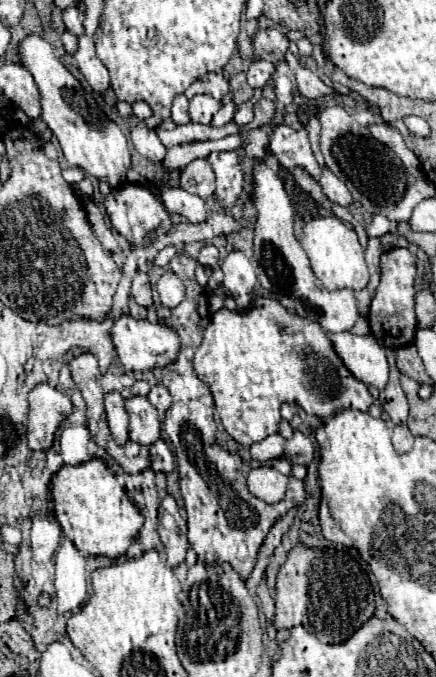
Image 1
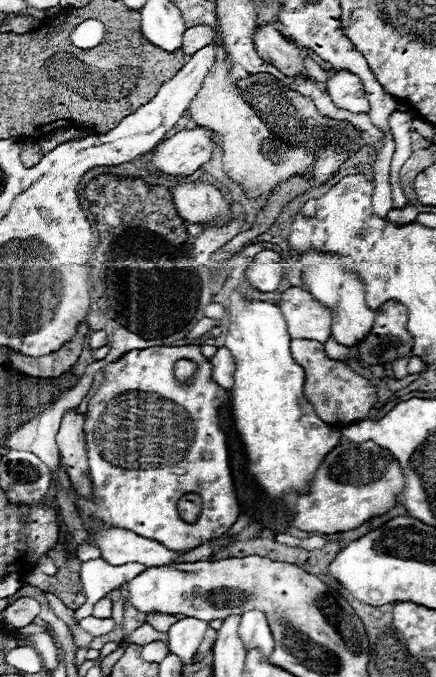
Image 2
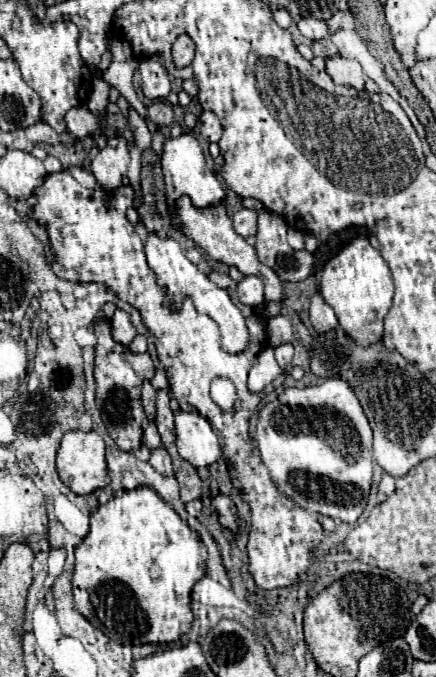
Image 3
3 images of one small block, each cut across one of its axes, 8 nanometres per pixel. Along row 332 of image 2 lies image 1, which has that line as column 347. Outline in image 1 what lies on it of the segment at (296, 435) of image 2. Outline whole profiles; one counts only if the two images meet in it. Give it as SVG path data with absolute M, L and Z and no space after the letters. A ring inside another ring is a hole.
M318 216L304 226L300 244L310 258L314 274L320 278L320 282L324 284L326 290L340 290L340 288L362 290L362 288L366 288L370 274L368 274L368 266L364 260L364 250L362 250L360 240L352 226L344 224L336 216Z

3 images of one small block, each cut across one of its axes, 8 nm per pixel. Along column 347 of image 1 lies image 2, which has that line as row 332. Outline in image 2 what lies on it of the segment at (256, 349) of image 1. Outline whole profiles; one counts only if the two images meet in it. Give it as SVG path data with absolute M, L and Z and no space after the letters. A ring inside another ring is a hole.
M388 300L374 312L376 320L372 324L372 330L360 344L350 348L356 364L362 368L368 368L372 364L388 366L394 360L408 356L414 344L410 332L406 330L408 312L400 302Z

